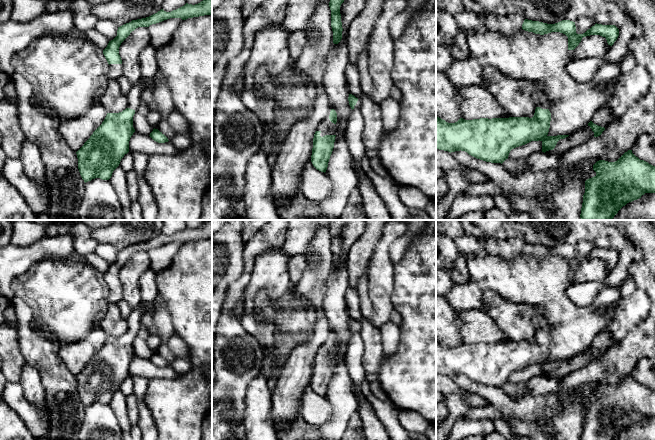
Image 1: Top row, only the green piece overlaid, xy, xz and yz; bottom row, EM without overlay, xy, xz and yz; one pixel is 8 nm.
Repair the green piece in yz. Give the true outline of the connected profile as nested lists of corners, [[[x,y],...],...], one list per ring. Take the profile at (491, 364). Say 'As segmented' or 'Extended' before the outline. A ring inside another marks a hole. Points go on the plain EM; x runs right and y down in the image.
Extended. [[[540,314],[534,317],[534,340],[509,342],[480,342],[465,344],[460,342],[455,347],[448,347],[436,340],[436,373],[448,376],[465,375],[469,379],[491,387],[503,387],[512,373],[531,365],[542,366],[542,376],[553,374],[560,363],[569,359],[549,360],[551,337],[546,328],[547,318]]]

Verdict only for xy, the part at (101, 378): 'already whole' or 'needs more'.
needs more

